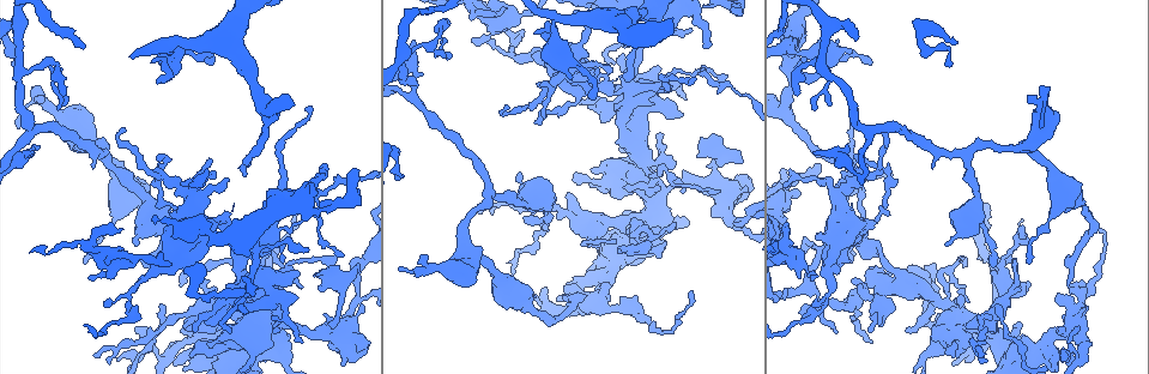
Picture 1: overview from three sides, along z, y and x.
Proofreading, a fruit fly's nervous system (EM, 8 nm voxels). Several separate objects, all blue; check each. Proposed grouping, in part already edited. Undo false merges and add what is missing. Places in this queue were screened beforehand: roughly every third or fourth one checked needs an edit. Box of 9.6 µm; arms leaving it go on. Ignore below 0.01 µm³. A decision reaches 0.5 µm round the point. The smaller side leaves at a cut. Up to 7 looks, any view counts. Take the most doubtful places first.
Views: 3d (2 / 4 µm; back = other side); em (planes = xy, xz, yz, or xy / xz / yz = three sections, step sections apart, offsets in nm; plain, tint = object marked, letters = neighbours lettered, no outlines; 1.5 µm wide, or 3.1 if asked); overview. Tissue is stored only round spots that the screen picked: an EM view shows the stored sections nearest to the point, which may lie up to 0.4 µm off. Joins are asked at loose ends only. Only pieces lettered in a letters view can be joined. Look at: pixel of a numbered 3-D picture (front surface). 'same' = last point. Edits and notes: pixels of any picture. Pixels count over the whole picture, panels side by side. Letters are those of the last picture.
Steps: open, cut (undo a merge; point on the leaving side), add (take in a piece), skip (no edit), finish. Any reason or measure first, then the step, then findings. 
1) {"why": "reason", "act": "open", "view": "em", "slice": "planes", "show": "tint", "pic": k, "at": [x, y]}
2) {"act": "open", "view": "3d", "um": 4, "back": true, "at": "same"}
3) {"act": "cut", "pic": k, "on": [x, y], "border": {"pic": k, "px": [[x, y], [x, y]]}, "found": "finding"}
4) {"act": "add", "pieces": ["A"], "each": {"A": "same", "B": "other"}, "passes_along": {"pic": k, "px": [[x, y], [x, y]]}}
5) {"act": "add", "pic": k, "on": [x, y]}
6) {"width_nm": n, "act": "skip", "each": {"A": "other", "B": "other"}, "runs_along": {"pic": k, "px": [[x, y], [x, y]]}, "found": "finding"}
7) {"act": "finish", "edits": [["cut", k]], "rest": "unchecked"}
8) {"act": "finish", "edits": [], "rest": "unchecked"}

{"why": "calibre changes", "act": "open", "view": "em", "slice": "planes", "show": "letters", "pic": 1, "at": [200, 56]}

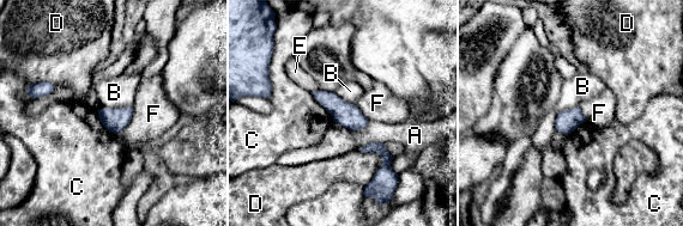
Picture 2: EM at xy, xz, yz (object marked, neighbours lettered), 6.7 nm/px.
{"act": "skip", "each": {"A": "other", "B": "other", "C": "other", "D": "other", "E": "other", "F": "other"}, "border": {"pic": 2, "px": [[579, 105], [562, 110], [555, 129]]}, "found": "one neuron here"}

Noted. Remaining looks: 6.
{"why": "calibre changes", "act": "open", "view": "em", "slice": "planes", "show": "plain", "pic": 1, "at": [924, 355]}

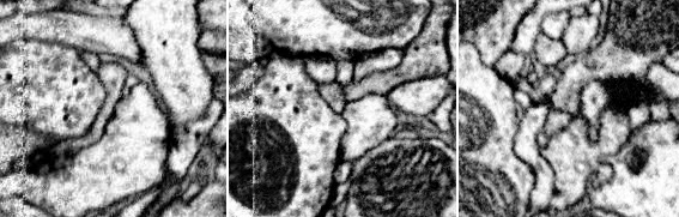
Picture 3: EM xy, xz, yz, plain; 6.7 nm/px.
{"why": "what lies round it", "act": "open", "view": "em", "slice": "planes", "show": "letters", "at": "same"}

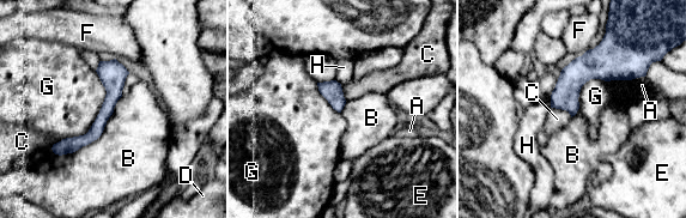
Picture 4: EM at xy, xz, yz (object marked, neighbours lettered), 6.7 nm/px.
{"act": "skip", "each": {"A": "other", "B": "other", "C": "other", "D": "other", "E": "other", "F": "other", "G": "other", "H": "other"}, "found": "all the same neuron"}

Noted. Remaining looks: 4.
{"why": "tapers out", "act": "open", "view": "3d", "um": 4, "pic": 1, "at": [785, 187]}

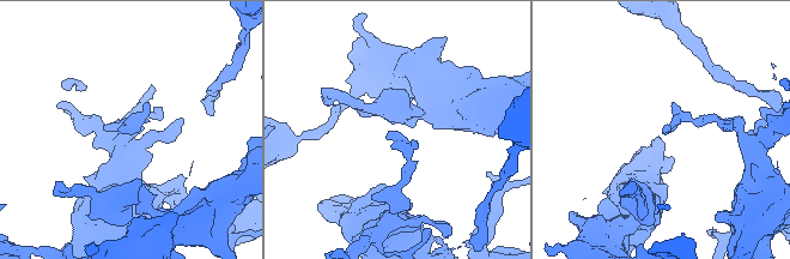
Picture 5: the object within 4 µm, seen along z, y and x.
{"why": "shape alone is not enough", "act": "open", "view": "em", "slice": "planes", "show": "letters", "pic": 5, "at": [663, 133]}

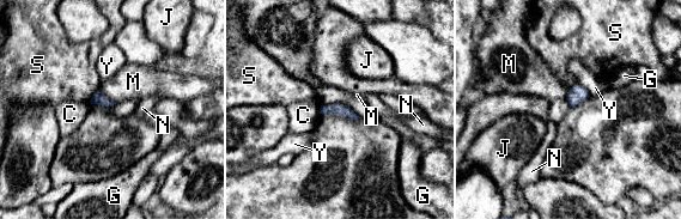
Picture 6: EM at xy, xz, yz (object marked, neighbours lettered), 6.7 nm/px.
{"act": "skip", "each": {"C": "other", "G": "other", "J": "other", "M": "other", "N": "other", "S": "other", "Y": "other"}, "border": {"pic": 6, "px": [[98, 89], [116, 102]]}, "found": "none of them fits"}

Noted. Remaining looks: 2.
{"act": "finish", "edits": [], "rest": "unchecked"}

